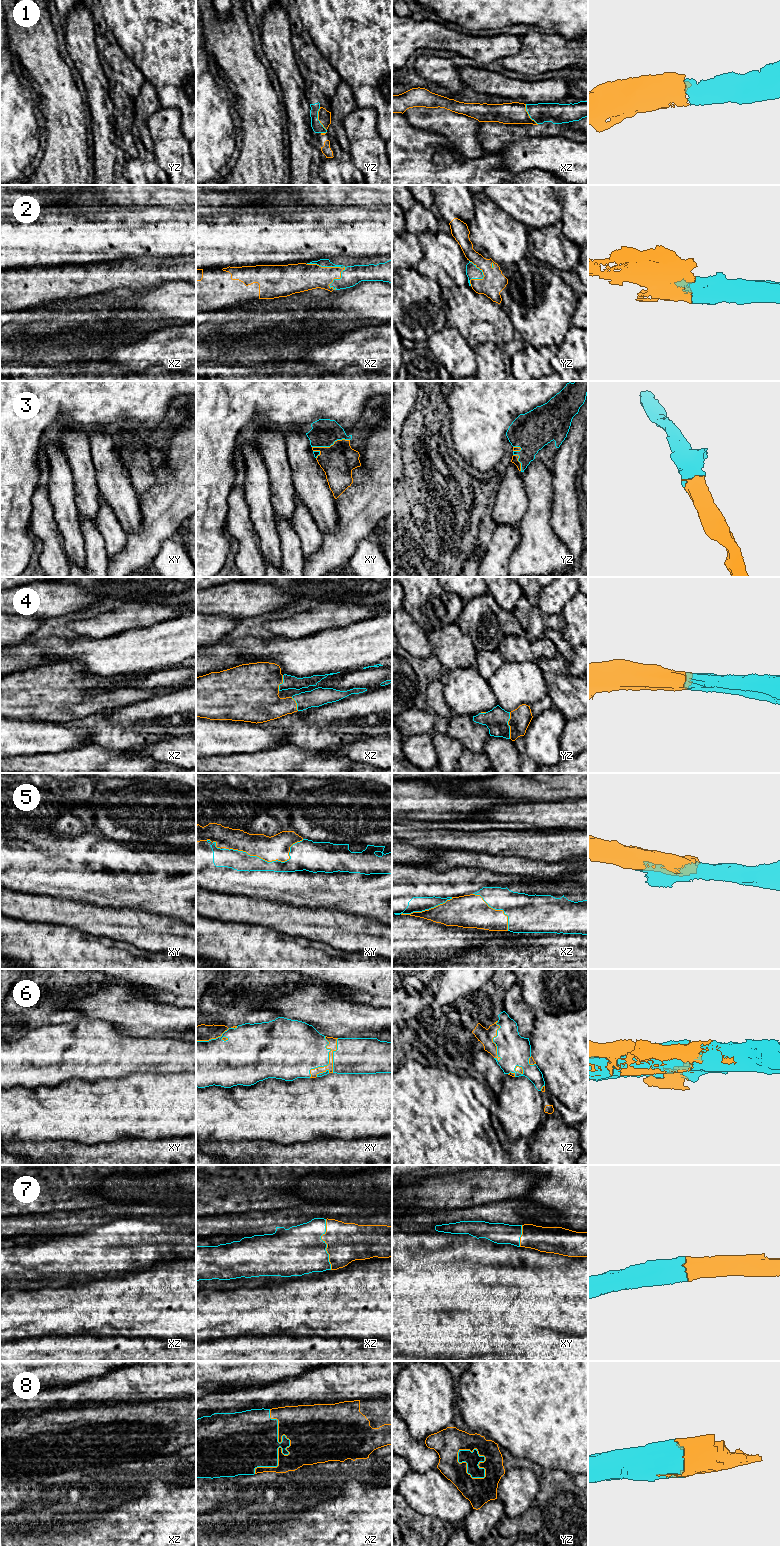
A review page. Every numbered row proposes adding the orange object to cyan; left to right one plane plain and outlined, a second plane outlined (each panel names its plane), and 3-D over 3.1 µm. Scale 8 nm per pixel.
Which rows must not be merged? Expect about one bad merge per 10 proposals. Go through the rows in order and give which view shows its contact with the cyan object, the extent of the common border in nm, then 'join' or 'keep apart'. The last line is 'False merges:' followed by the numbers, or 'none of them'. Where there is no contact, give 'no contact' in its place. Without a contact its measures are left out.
1: meets cyan in yz; contact 220 nm long; join
2: meets cyan in xz; contact 320 nm long; join
3: meets cyan in xy; contact 320 nm long; join
4: meets cyan in yz; contact 220 nm long; join
5: meets cyan in xy; contact 650 nm long; join
6: meets cyan in xy; contact 400 nm long; join
7: meets cyan in xz; contact 420 nm long; join
8: meets cyan in xz; contact 550 nm long; join
False merges: none of them

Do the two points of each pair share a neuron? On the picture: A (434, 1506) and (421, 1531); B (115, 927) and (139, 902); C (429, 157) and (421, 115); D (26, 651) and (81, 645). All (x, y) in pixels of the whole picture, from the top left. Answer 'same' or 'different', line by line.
A: different
B: different
C: different
D: same

